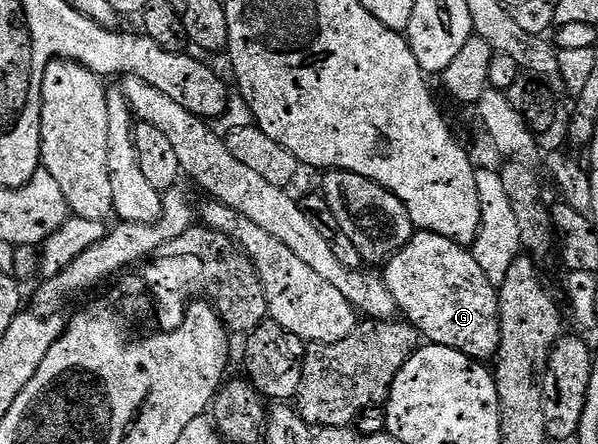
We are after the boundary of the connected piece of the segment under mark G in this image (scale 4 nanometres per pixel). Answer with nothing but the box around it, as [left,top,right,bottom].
[385,232,500,360]

